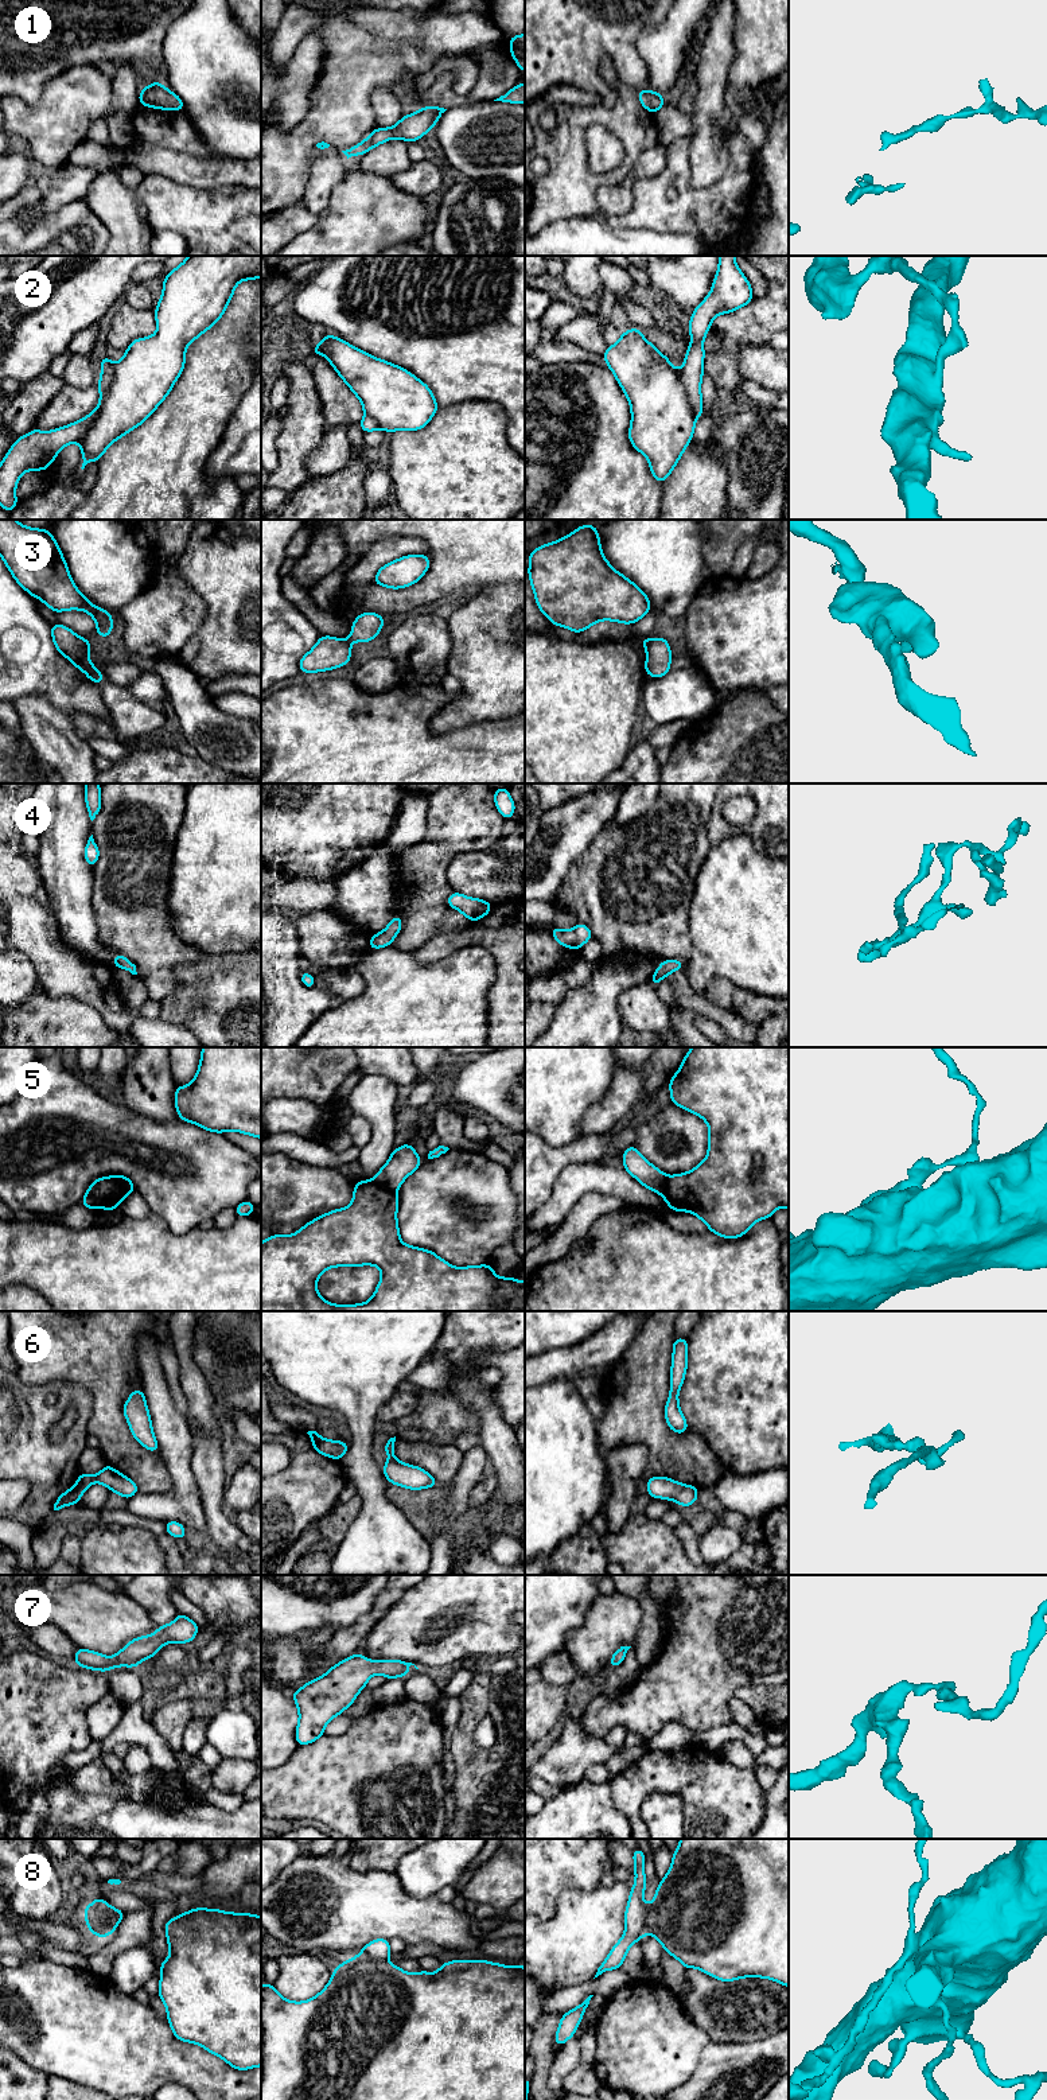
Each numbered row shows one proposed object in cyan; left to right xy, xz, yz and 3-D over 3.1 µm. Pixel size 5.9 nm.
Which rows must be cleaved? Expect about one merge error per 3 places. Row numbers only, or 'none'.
2, 3, 5, 8

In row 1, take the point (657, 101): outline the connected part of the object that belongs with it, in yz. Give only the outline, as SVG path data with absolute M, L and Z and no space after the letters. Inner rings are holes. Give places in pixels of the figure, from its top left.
M641 89L638 97L641 100L641 105L651 113L657 113L662 106L666 105L662 94L653 90Z

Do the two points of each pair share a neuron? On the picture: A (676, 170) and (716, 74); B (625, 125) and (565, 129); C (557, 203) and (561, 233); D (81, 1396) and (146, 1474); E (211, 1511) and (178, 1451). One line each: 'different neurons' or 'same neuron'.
A: different neurons
B: same neuron
C: different neurons
D: different neurons
E: different neurons

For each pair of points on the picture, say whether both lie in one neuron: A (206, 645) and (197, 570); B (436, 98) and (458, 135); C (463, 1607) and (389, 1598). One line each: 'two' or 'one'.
A: one
B: two
C: two

